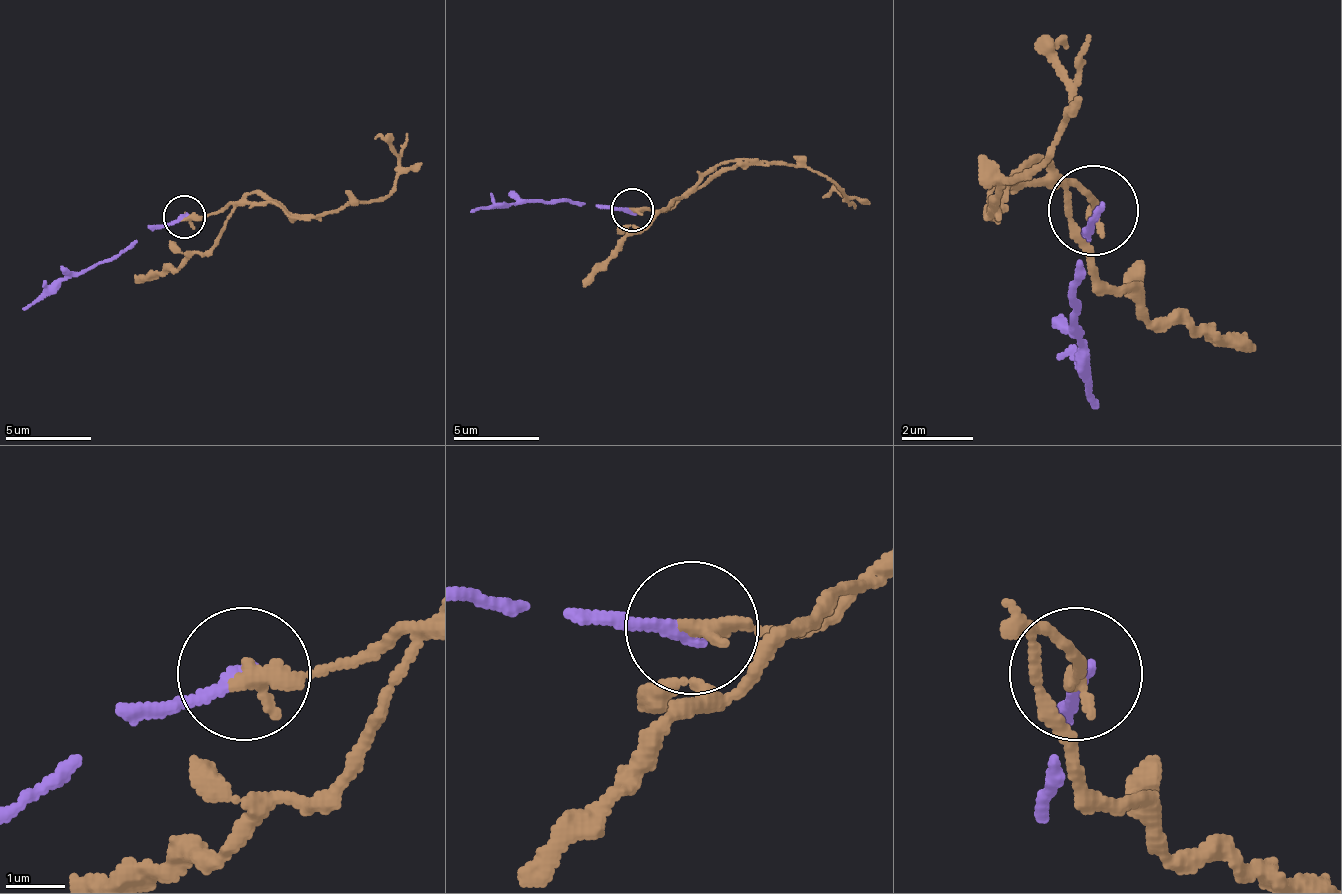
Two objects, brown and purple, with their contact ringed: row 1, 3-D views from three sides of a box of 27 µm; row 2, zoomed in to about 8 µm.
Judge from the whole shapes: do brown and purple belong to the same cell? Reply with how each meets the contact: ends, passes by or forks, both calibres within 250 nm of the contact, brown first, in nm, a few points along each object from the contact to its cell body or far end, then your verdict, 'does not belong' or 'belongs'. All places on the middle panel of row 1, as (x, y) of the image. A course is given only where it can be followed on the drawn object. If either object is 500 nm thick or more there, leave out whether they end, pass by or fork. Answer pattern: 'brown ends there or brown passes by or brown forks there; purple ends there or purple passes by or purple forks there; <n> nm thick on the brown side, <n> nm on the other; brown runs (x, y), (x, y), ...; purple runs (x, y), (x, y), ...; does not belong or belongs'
brown ends there; purple ends there; 320 nm thick on the brown side, 200 nm on the other; brown runs (633, 209), (672, 209), (714, 170), (740, 162), (787, 162), (830, 179), (847, 200), (834, 192), (821, 196); purple runs (629, 209), (565, 200), (513, 200), (471, 213); does not belong

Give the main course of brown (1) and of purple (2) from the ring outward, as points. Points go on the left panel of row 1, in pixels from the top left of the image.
1: (185, 217), (266, 204), (292, 213), (339, 213), (382, 200), (399, 174), (399, 153), (386, 140), (373, 140)
2: (181, 217), (147, 226), (117, 256), (65, 273), (23, 311)

